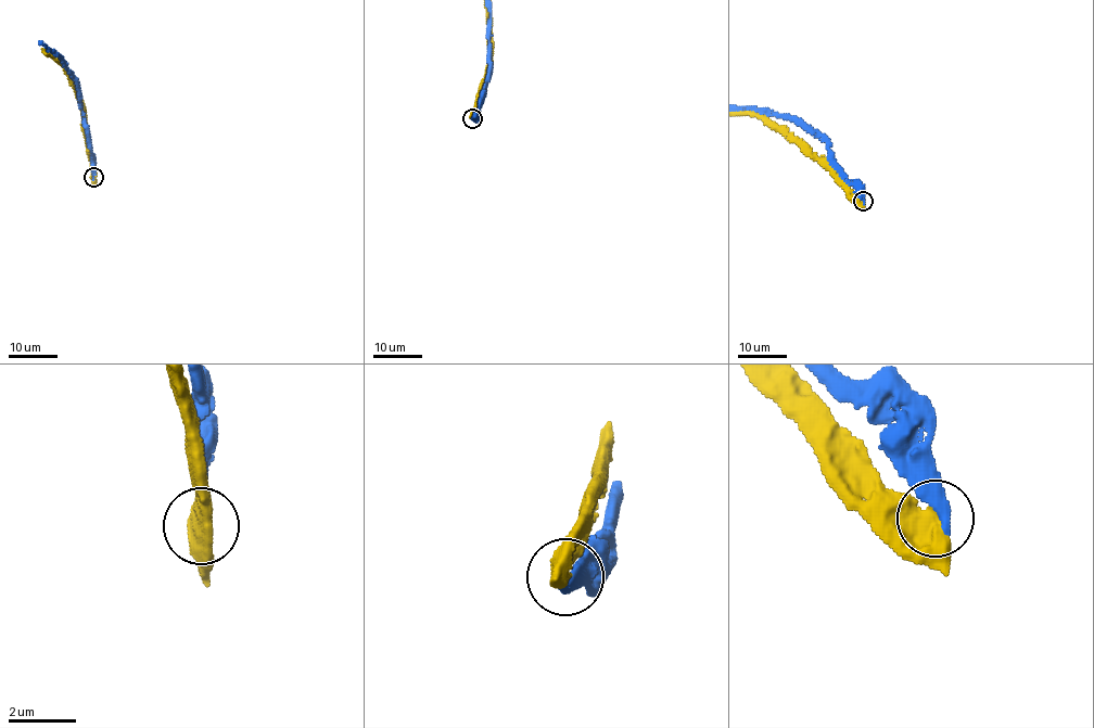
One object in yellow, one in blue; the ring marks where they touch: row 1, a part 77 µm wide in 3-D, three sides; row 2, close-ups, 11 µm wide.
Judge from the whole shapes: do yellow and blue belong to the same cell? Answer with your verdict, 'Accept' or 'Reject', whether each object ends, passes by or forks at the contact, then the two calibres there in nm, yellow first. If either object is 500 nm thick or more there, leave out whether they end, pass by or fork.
Reject. Thickness 700 nm (yellow) against 400 nm

